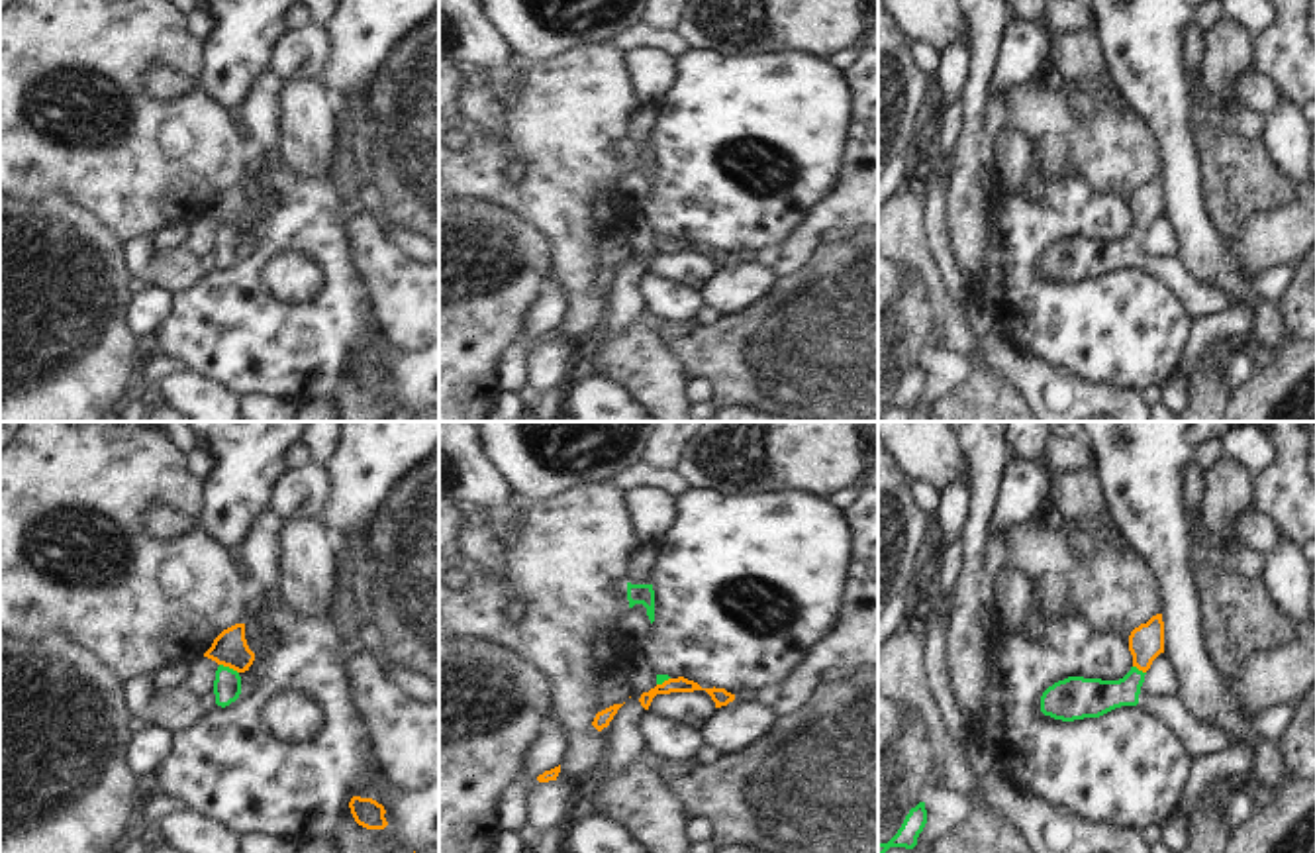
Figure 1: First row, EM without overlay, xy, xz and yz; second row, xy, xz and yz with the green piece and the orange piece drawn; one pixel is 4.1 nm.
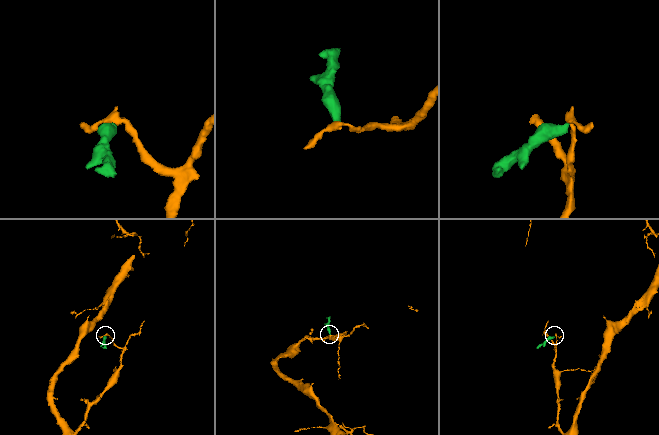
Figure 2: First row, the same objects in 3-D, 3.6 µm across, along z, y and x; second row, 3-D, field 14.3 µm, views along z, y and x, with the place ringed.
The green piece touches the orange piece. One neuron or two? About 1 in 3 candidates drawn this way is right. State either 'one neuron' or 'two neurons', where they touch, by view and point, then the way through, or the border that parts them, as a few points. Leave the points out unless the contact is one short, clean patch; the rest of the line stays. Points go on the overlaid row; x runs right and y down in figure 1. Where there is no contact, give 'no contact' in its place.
two neurons; meets green in xy at (228, 667); border along xy (220, 663), (238, 673)

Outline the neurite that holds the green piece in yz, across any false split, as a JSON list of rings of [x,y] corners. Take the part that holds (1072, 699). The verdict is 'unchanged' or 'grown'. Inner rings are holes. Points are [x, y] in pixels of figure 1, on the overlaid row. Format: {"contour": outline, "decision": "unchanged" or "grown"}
{"contour": [[[1131,671],[1119,680],[1068,677],[1048,686],[1041,696],[1041,712],[1054,720],[1074,722],[1099,718],[1121,706],[1139,706],[1168,726],[1192,759],[1233,749],[1237,739],[1211,724],[1197,720],[1178,694],[1148,694],[1141,686],[1143,671]]], "decision": "grown"}

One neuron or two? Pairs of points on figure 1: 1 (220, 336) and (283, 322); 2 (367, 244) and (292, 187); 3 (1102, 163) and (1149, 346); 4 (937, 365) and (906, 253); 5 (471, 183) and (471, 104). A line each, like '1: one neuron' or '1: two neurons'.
1: one neuron
2: two neurons
3: two neurons
4: two neurons
5: two neurons

